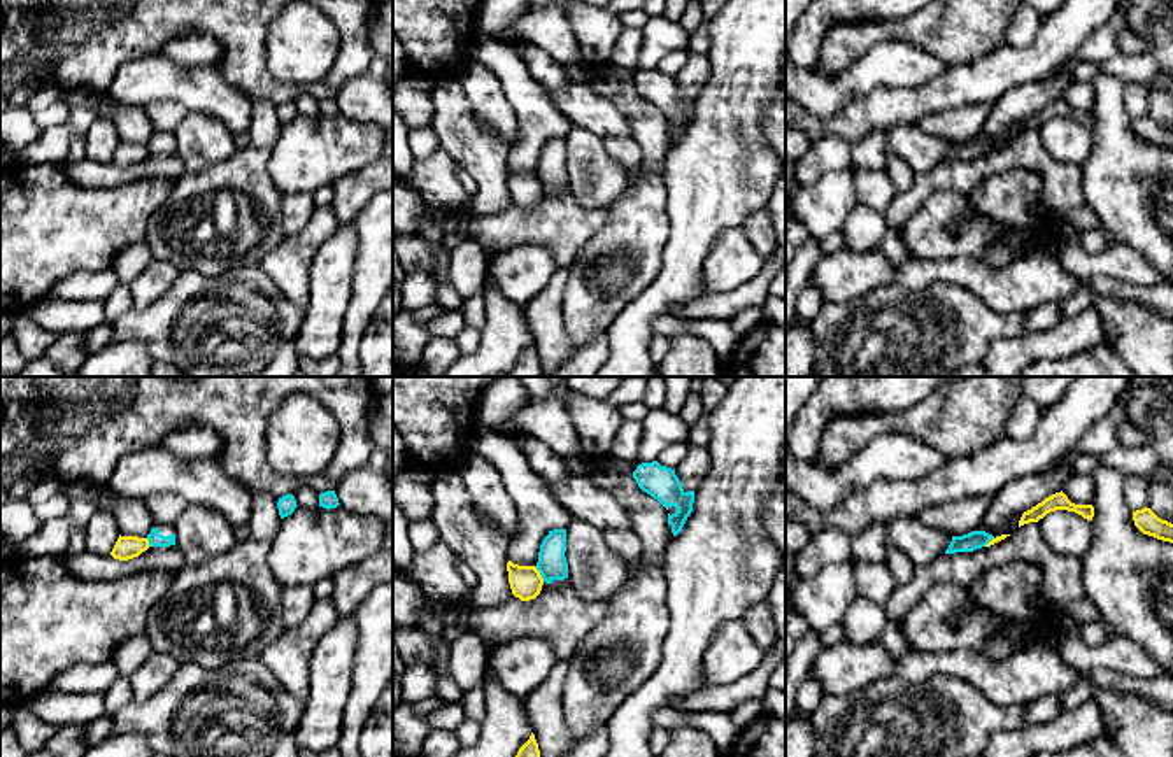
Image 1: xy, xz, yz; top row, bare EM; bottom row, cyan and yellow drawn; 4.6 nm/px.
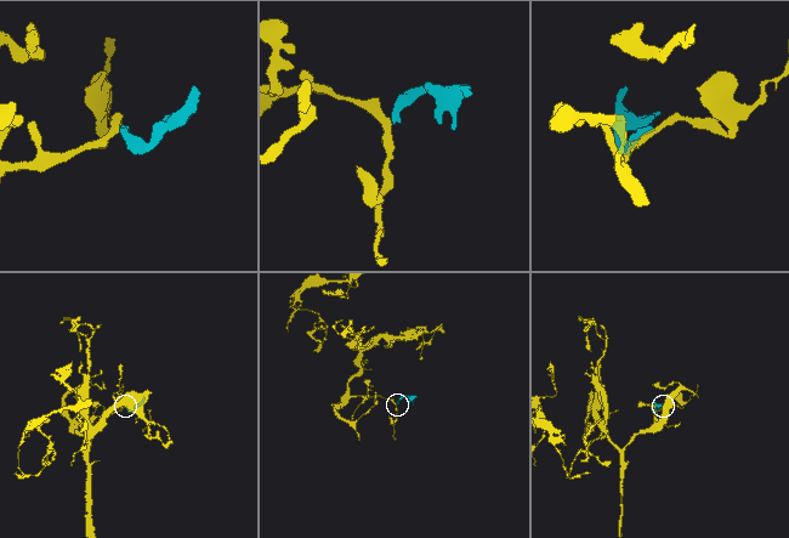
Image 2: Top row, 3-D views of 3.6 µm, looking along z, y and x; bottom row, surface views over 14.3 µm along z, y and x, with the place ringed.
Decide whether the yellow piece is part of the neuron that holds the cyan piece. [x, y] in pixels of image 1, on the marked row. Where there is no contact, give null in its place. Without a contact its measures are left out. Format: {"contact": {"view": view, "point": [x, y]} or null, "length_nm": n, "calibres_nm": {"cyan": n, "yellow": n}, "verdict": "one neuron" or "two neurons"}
{"contact": {"view": "xz", "point": [540, 573]}, "length_nm": 80, "calibres_nm": {"cyan": 130, "yellow": 150}, "verdict": "two neurons"}

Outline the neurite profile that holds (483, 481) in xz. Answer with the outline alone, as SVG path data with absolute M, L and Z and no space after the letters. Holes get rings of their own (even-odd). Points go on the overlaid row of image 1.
M466 454L458 473L472 496L479 515L494 524L510 541L517 531L519 513L507 492L500 471L484 457Z

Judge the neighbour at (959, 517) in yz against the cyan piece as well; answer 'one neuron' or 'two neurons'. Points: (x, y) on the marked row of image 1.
two neurons

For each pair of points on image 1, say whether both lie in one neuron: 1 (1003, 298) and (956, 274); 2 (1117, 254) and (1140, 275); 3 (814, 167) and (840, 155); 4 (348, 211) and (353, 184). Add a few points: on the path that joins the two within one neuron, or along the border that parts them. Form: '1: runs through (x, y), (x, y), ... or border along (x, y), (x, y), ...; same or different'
1: runs through (991, 286), (968, 274); same
2: runs through (1123, 260), (1135, 270); same
3: runs through (821, 160), (833, 155); same
4: runs through (348, 204), (353, 191); same

